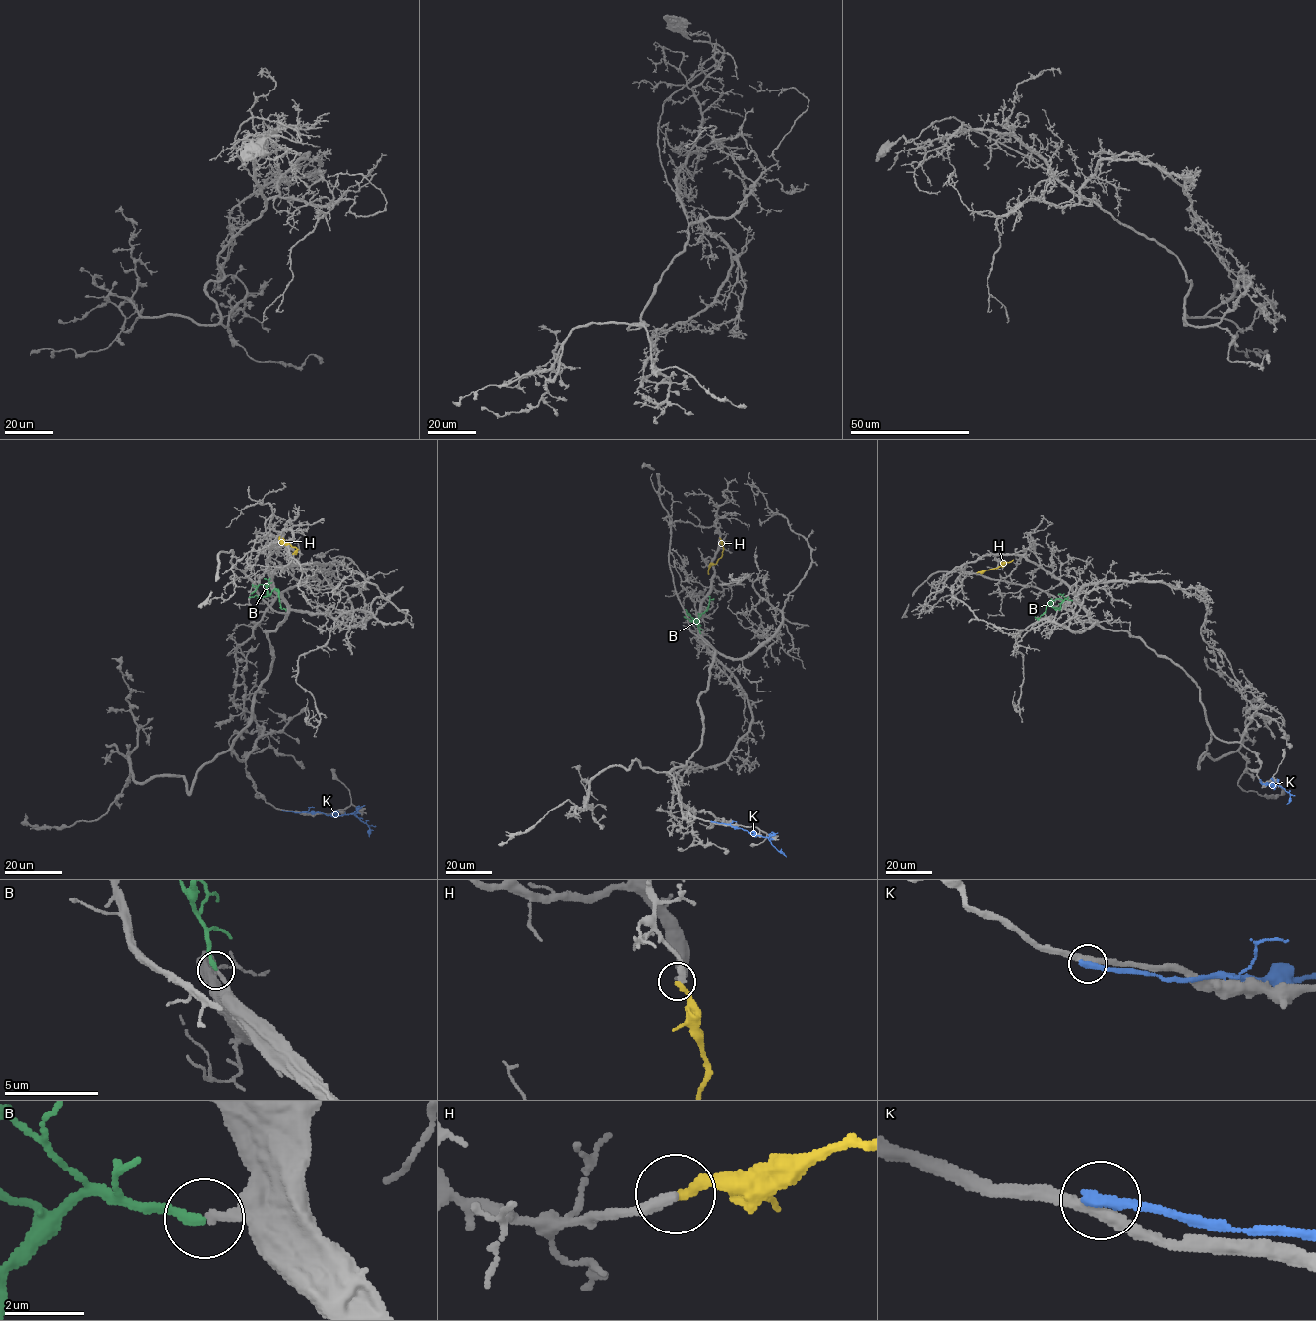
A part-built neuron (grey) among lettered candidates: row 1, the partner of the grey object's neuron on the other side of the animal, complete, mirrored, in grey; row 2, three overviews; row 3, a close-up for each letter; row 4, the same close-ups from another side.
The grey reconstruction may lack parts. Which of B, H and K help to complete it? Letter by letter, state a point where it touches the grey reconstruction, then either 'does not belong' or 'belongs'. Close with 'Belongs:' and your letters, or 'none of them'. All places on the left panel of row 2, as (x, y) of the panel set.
B: meets grey at (269, 586); belongs
H: meets grey at (293, 553); does not belong
K: meets grey at (283, 810); does not belong
Belongs: B

